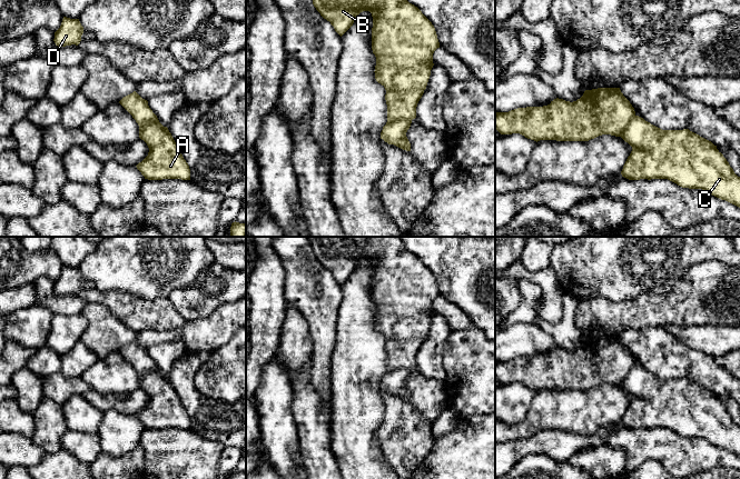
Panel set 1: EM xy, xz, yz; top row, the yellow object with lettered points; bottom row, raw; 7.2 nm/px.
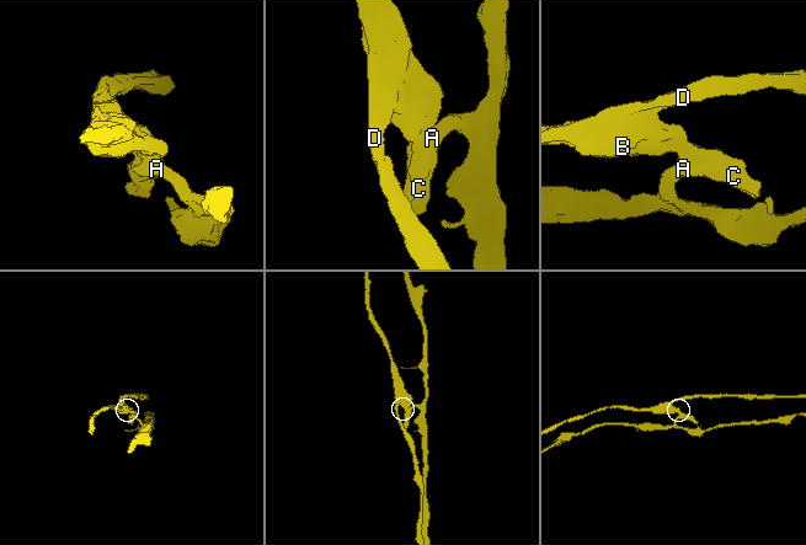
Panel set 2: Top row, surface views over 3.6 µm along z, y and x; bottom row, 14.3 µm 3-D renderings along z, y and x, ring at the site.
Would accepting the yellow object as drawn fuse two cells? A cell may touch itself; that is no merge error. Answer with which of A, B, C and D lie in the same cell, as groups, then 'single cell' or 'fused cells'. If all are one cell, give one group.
groups A C / B D; fused cells

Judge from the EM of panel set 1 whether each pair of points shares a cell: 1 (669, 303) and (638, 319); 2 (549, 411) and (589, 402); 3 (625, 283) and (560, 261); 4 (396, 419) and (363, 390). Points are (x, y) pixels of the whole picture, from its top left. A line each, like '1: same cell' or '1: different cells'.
1: same cell
2: same cell
3: same cell
4: different cells

